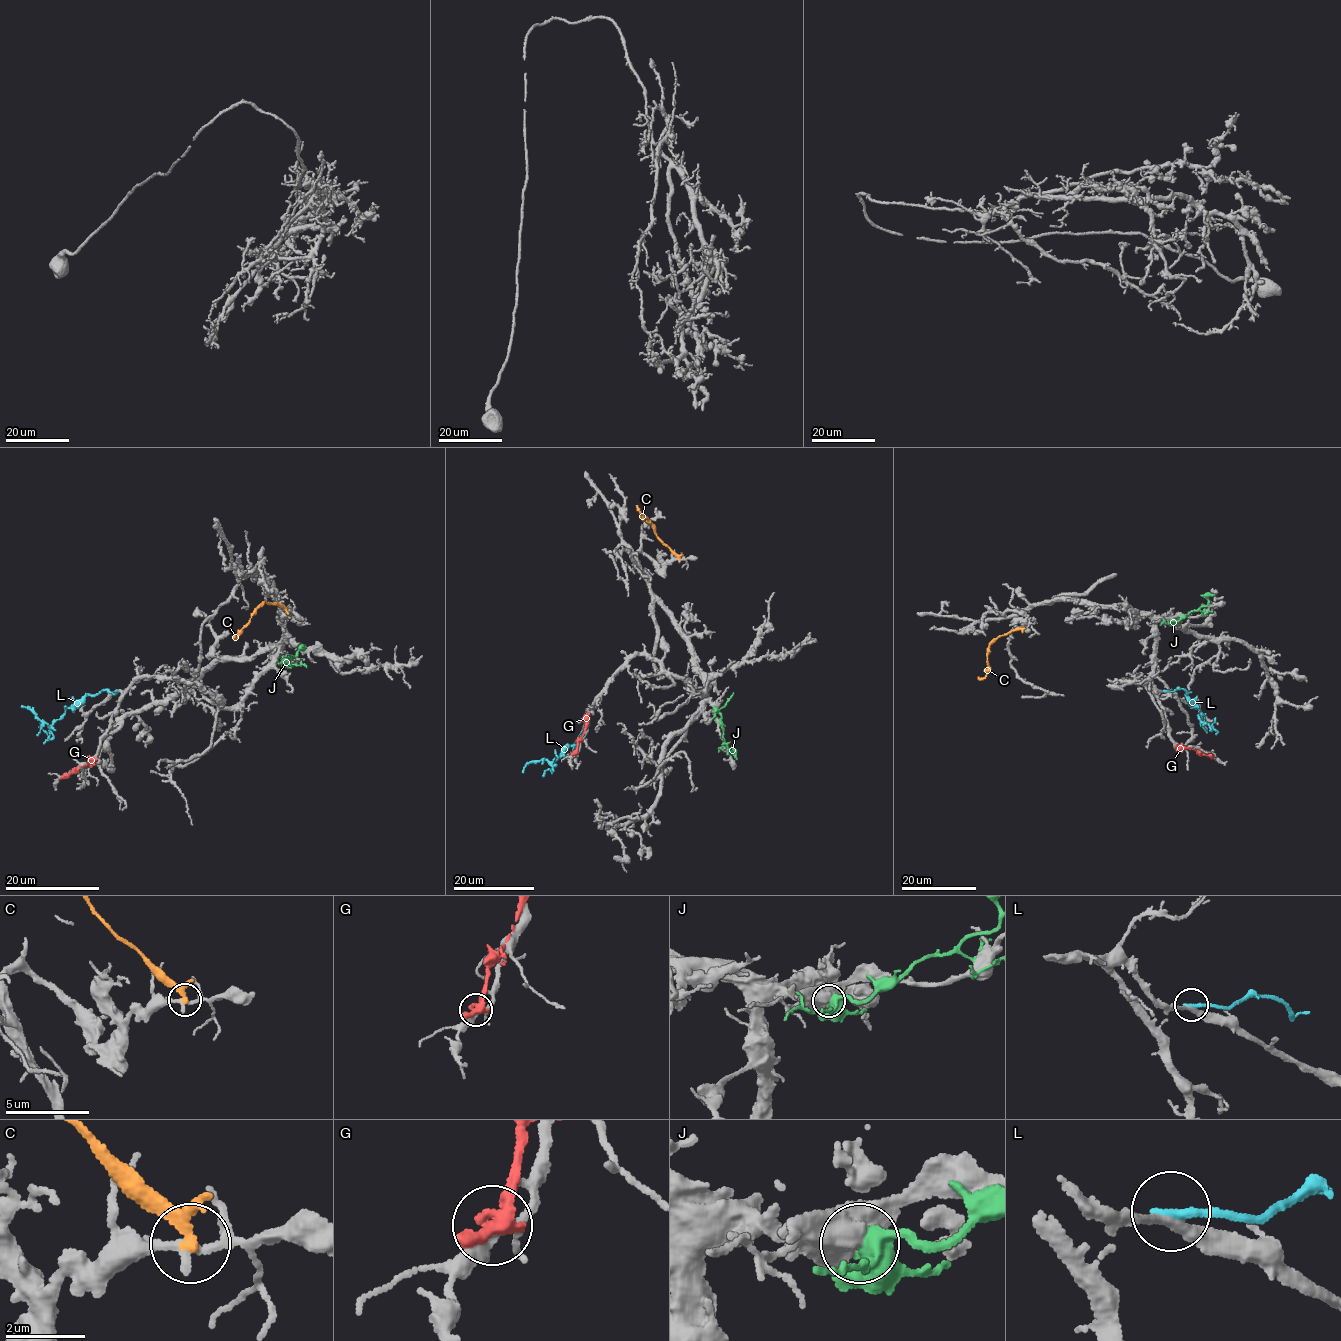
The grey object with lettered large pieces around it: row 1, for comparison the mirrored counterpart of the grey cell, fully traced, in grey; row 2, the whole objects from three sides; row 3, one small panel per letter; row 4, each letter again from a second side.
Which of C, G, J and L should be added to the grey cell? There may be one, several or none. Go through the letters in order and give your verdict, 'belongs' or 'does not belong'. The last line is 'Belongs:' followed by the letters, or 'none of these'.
C: does not belong
G: does not belong
J: does not belong
L: does not belong
Belongs: none of these

